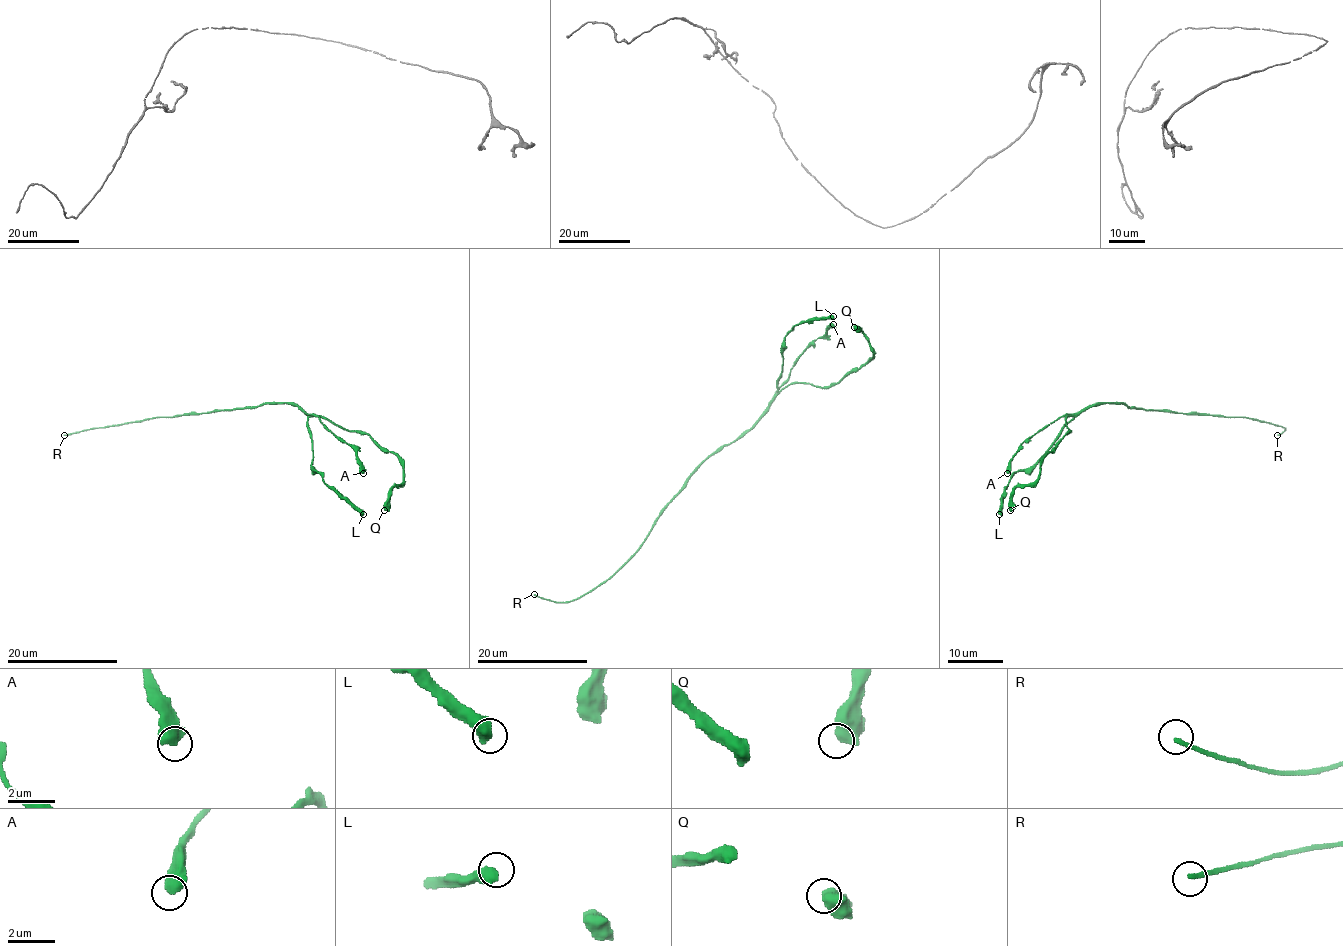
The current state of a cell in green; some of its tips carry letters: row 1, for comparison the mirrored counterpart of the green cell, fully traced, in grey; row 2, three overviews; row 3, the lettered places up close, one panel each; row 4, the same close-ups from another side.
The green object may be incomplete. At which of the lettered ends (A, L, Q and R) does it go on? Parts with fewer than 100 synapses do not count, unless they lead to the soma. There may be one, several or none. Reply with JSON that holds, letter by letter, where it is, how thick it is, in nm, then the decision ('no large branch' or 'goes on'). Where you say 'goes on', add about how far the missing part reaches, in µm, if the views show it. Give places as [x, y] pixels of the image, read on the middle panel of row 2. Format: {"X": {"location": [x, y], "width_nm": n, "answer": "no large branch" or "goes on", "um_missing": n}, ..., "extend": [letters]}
{"A": {"location": [833, 324], "width_nm": 600, "answer": "no large branch"}, "L": {"location": [833, 316], "width_nm": 550, "answer": "no large branch"}, "Q": {"location": [854, 327], "width_nm": 650, "answer": "no large branch"}, "R": {"location": [534, 594], "width_nm": 190, "answer": "goes on", "um_missing": 110}, "extend": ["R"]}

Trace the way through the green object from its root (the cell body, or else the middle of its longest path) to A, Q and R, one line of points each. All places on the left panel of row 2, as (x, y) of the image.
A: (257, 406), (293, 402), (305, 413), (316, 415), (353, 449), (363, 473)
Q: (257, 406), (293, 402), (311, 415), (363, 431), (391, 451), (400, 462), (403, 481), (392, 489), (384, 510)
R: (257, 406), (156, 416), (64, 435)

